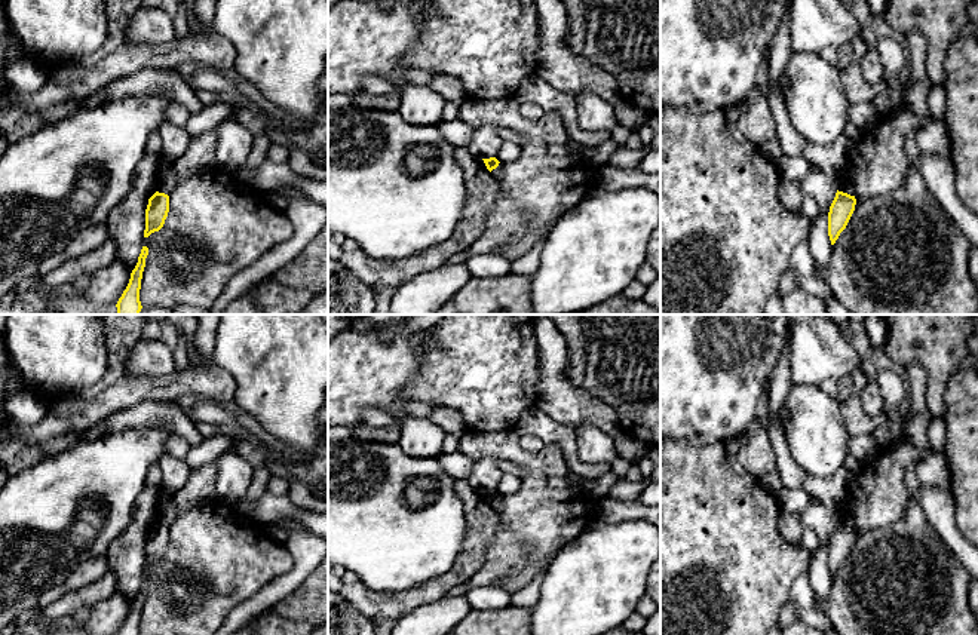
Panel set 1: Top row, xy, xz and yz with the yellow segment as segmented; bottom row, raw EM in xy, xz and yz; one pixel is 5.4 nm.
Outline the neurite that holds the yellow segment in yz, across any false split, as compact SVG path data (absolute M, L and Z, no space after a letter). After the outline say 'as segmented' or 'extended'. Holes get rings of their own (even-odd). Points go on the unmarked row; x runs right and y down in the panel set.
M837 522L828 544L828 568L831 577L836 576L840 565L846 561L855 543L855 537L856 537L855 528Z | as segmented

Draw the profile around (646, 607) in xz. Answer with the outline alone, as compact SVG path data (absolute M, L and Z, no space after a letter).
M647 595L643 596L638 604L637 604L637 613L640 613L641 616L644 616L646 619L649 619L650 616L653 616L657 610L660 608L660 605L657 605L652 598L649 598Z

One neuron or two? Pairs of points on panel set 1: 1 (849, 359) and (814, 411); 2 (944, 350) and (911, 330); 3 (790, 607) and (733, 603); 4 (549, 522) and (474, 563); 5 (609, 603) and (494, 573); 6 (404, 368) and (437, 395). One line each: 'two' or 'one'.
1: two
2: one
3: two
4: two
5: two
6: two

